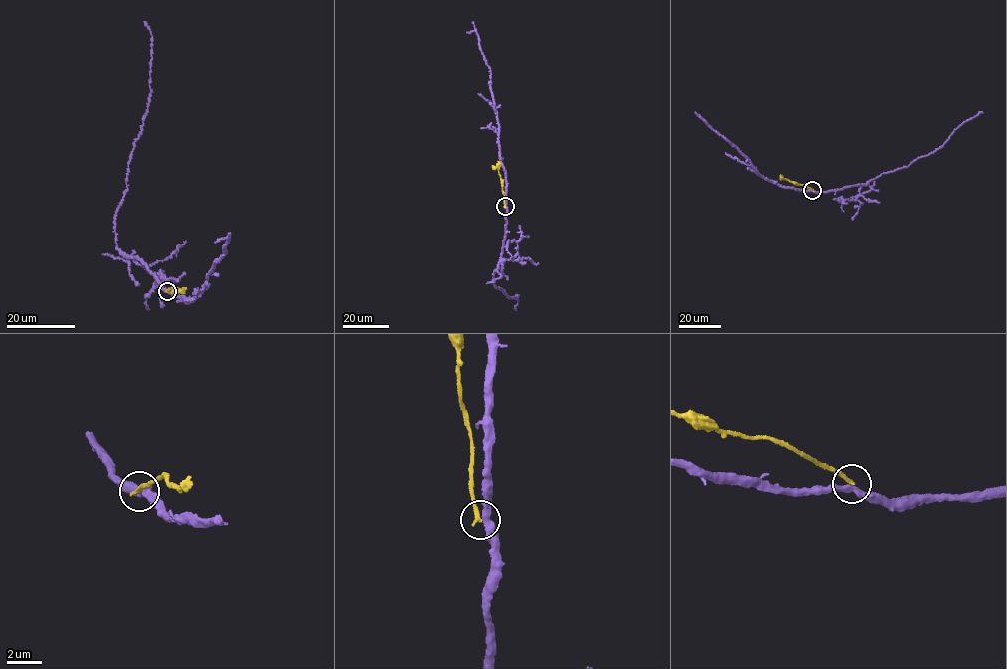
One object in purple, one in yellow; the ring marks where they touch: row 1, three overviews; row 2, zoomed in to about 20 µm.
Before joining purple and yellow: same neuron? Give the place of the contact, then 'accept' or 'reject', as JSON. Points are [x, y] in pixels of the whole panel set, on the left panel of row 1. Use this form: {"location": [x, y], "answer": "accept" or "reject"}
{"location": [167, 291], "answer": "reject"}

